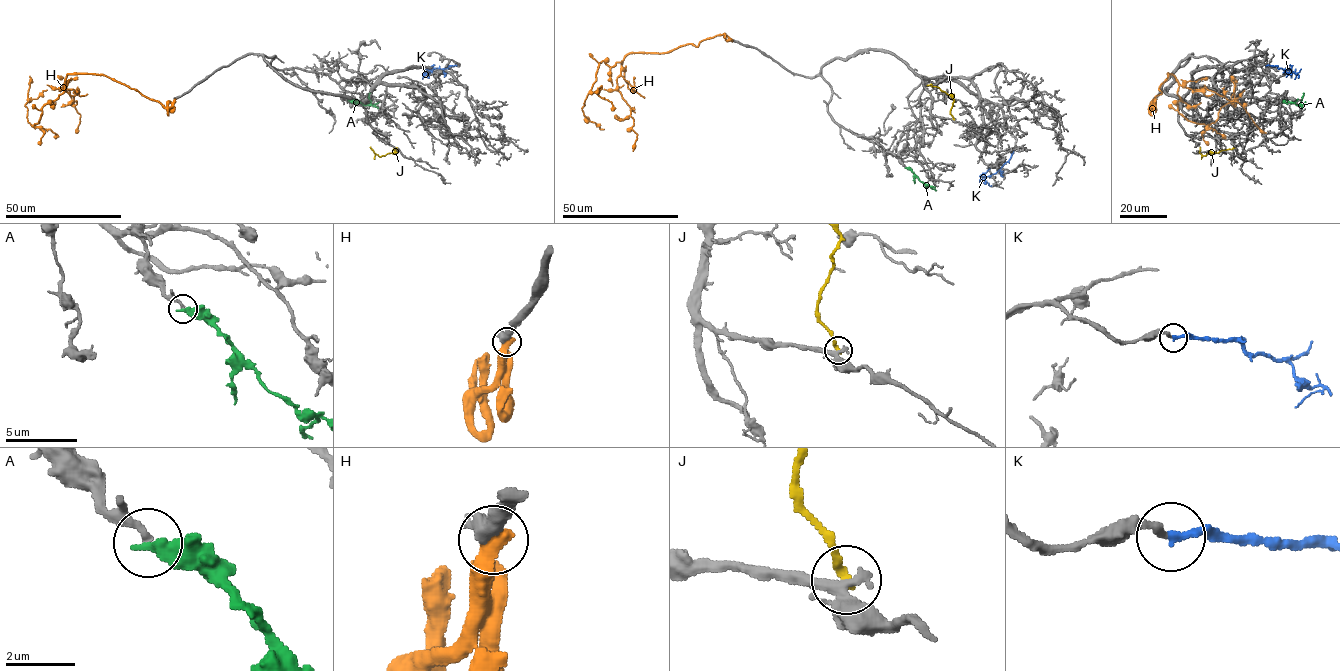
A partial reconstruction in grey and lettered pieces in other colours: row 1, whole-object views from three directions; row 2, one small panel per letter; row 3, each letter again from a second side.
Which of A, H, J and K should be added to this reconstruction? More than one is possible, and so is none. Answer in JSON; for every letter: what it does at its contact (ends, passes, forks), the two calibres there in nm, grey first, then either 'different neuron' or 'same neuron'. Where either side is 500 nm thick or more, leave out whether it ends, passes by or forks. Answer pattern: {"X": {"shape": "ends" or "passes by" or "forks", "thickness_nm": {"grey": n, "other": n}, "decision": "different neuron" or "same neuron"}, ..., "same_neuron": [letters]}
{"A": {"shape": "ends", "thickness_nm": {"grey": 200, "other": 460}, "decision": "different neuron"}, "H": {"thickness_nm": {"grey": 600, "other": 550}, "decision": "different neuron"}, "J": {"shape": "ends", "thickness_nm": {"grey": 320, "other": 240}, "decision": "different neuron"}, "K": {"shape": "ends", "thickness_nm": {"grey": 200, "other": 240}, "decision": "same neuron"}, "same_neuron": ["K"]}

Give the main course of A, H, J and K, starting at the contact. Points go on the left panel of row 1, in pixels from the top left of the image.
A: (349, 100), (368, 105), (370, 93)
H: (174, 99), (164, 108), (104, 75), (68, 74), (64, 92), (31, 125), (29, 76)
J: (396, 147), (393, 149), (396, 153), (379, 156), (370, 147)
K: (456, 65), (433, 68), (427, 73), (434, 69)

